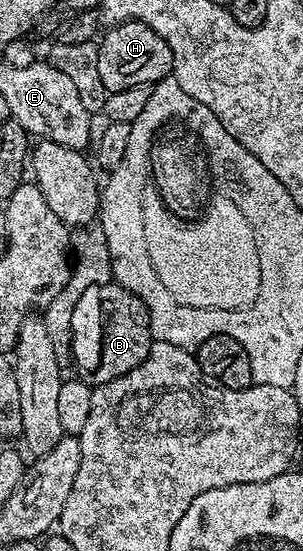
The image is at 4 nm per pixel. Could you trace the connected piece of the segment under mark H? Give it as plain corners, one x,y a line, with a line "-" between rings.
126,20
107,27
101,33
97,46
100,82
104,82
107,93
128,90
130,86
153,86
173,73
174,59
168,42
164,42
164,38
160,38
152,26
144,26
144,22
139,20

